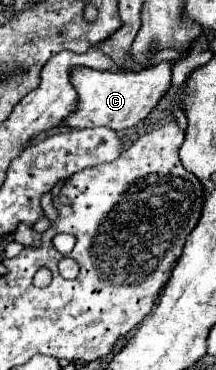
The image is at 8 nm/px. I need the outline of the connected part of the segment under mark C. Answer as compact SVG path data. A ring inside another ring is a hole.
M163 61L151 69L143 69L139 73L129 71L97 71L87 67L77 67L71 71L73 87L79 95L79 107L73 115L67 117L67 127L99 127L105 125L109 129L129 129L141 123L151 109L157 107L161 97L171 87L171 61Z

